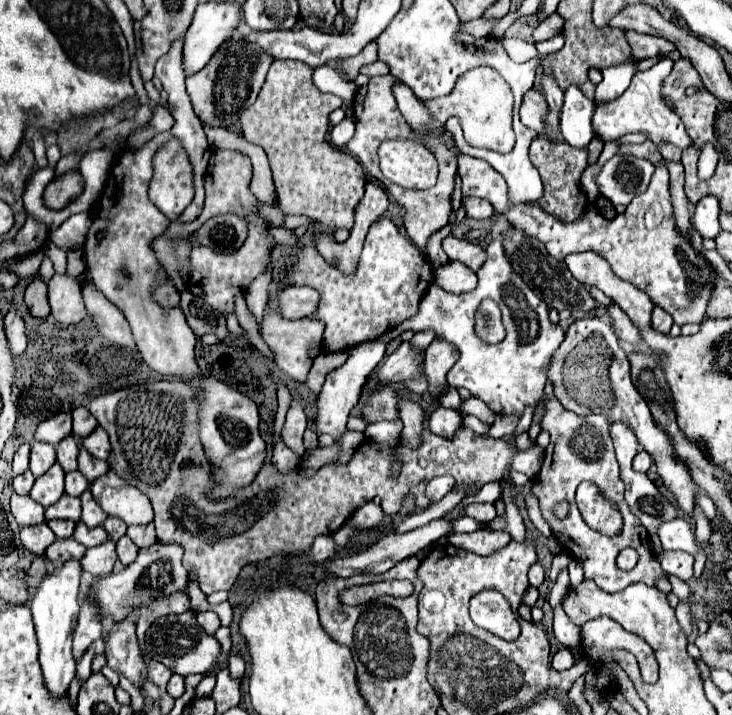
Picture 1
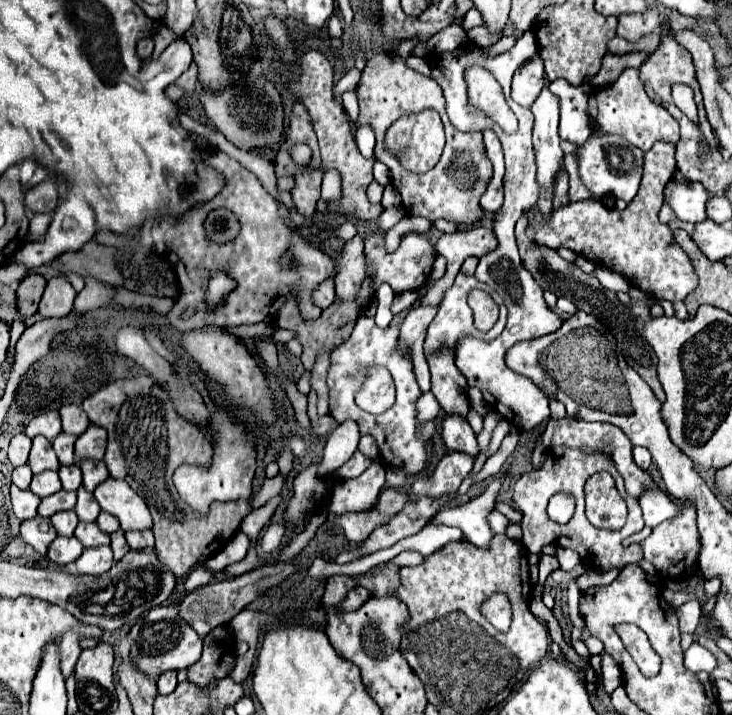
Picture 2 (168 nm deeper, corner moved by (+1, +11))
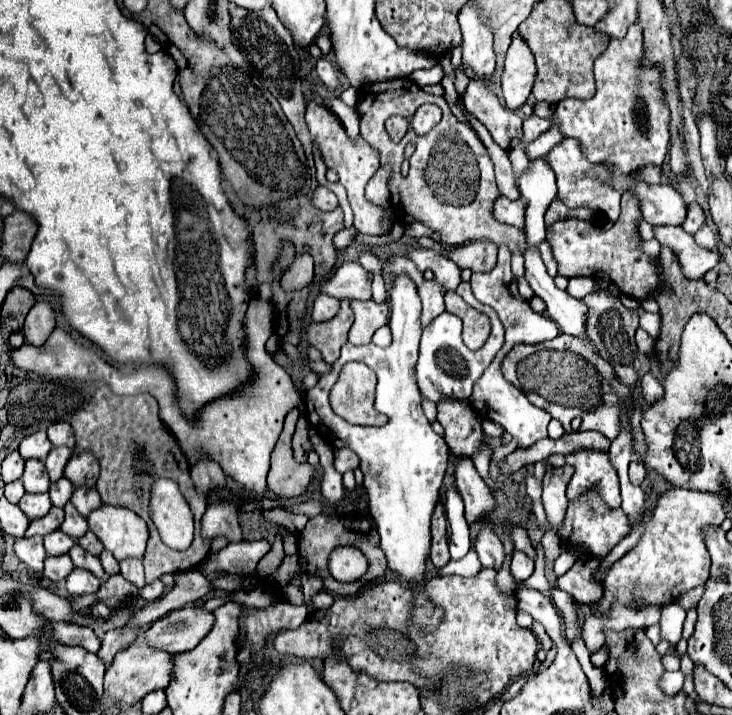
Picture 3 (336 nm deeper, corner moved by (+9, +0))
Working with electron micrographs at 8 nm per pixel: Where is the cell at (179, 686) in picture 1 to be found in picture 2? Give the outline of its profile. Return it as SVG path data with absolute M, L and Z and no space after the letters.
M173 671L161 673L161 677L157 679L157 687L159 687L159 693L163 693L163 695L171 693L177 687L177 673L173 673Z

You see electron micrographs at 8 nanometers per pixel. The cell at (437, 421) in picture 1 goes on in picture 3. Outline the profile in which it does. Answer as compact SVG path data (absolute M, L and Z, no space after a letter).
M459 458L457 468L455 468L455 478L457 478L457 490L465 502L465 518L469 524L487 518L493 508L493 496L487 484L481 480L477 474L473 462L469 458Z

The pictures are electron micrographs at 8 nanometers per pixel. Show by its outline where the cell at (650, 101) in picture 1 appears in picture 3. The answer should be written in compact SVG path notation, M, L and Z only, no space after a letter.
M631 24L627 30L625 38L611 38L607 50L603 52L603 56L599 56L595 60L595 82L597 82L597 92L591 100L571 100L565 98L559 102L553 120L549 118L539 118L537 114L529 116L527 120L523 120L523 138L521 144L509 154L511 166L513 166L513 174L515 180L519 180L521 172L529 166L529 160L523 152L523 144L527 144L529 140L535 140L537 136L545 134L551 126L561 128L561 134L575 138L583 152L585 158L589 158L593 164L599 162L607 162L613 166L613 172L619 174L635 174L637 170L655 164L661 166L669 148L669 106L665 104L665 90L663 90L663 66L655 64L655 66L643 66L643 30L639 24Z

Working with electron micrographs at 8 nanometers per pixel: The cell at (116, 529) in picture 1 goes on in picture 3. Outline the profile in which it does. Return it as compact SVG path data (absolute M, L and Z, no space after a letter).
M89 530L85 536L81 536L79 540L77 540L77 544L81 546L81 548L85 548L89 554L93 554L93 556L99 556L101 552L103 552L103 544L97 540L97 536Z

